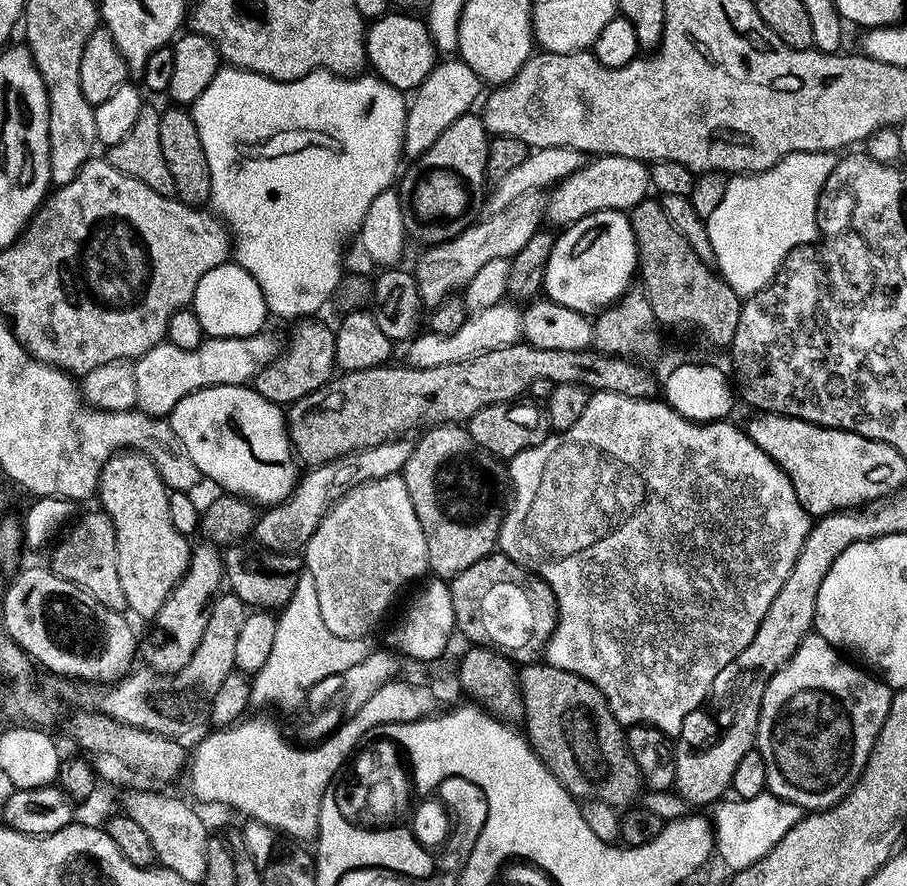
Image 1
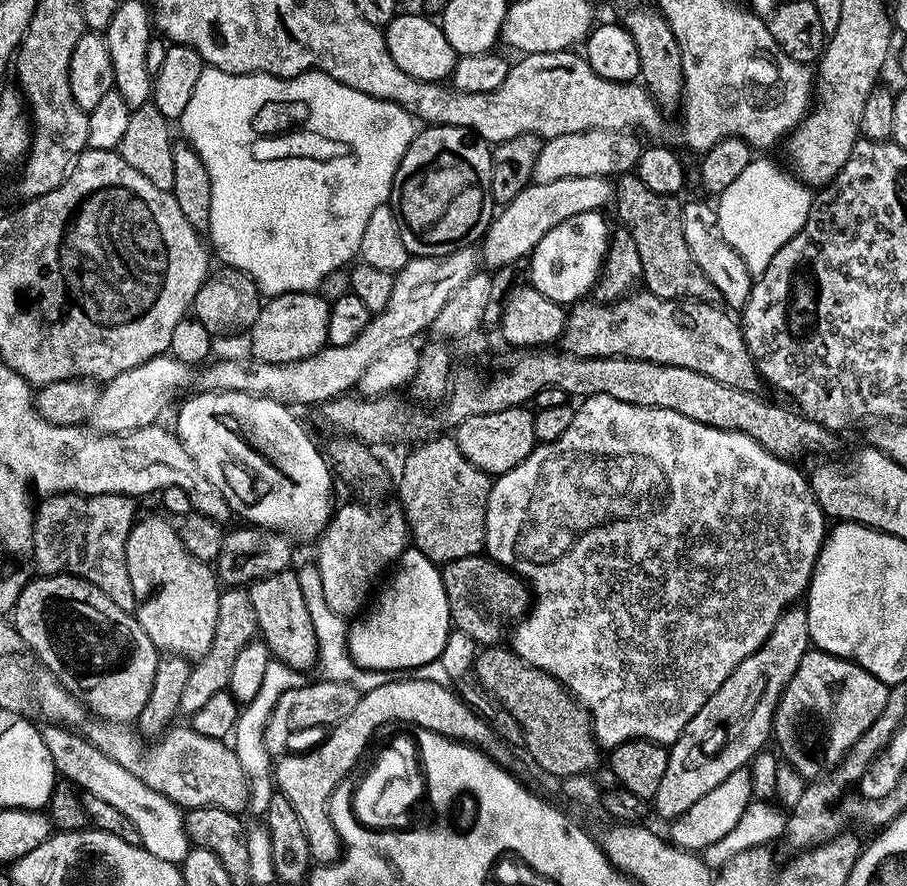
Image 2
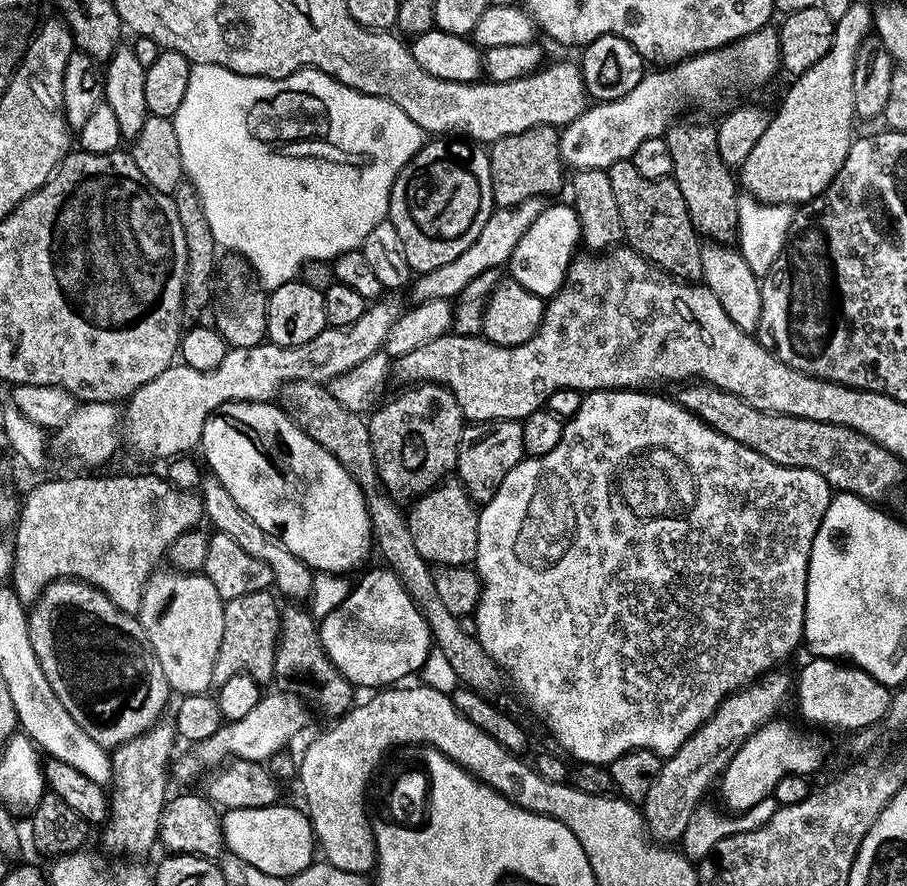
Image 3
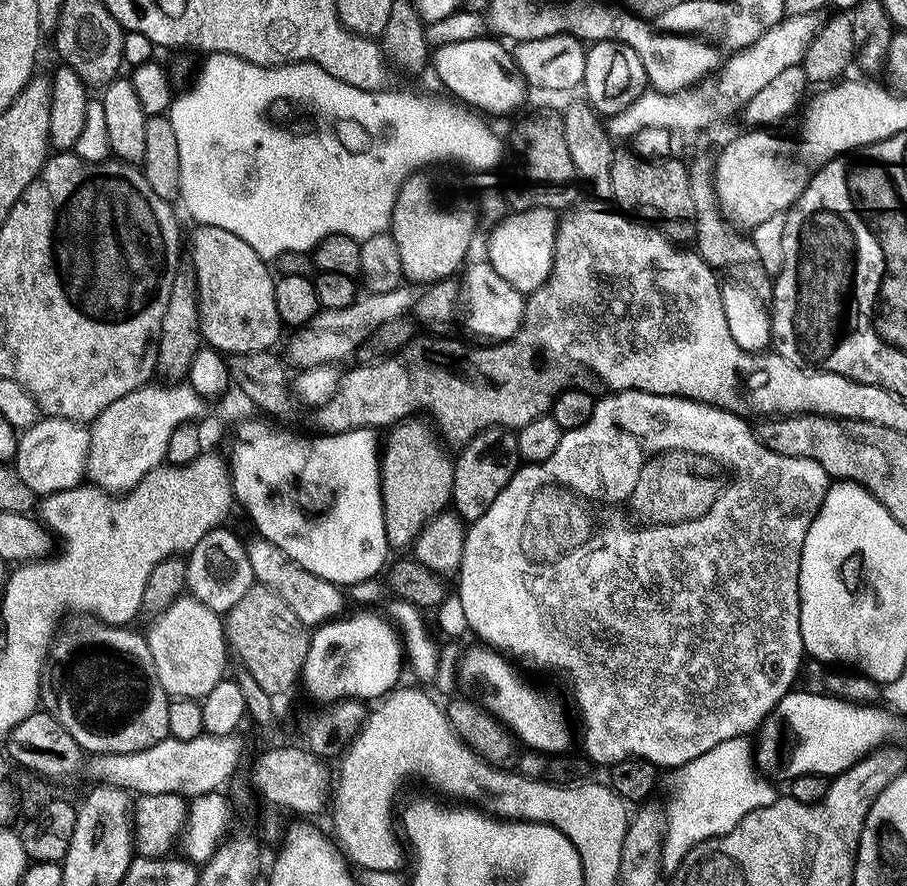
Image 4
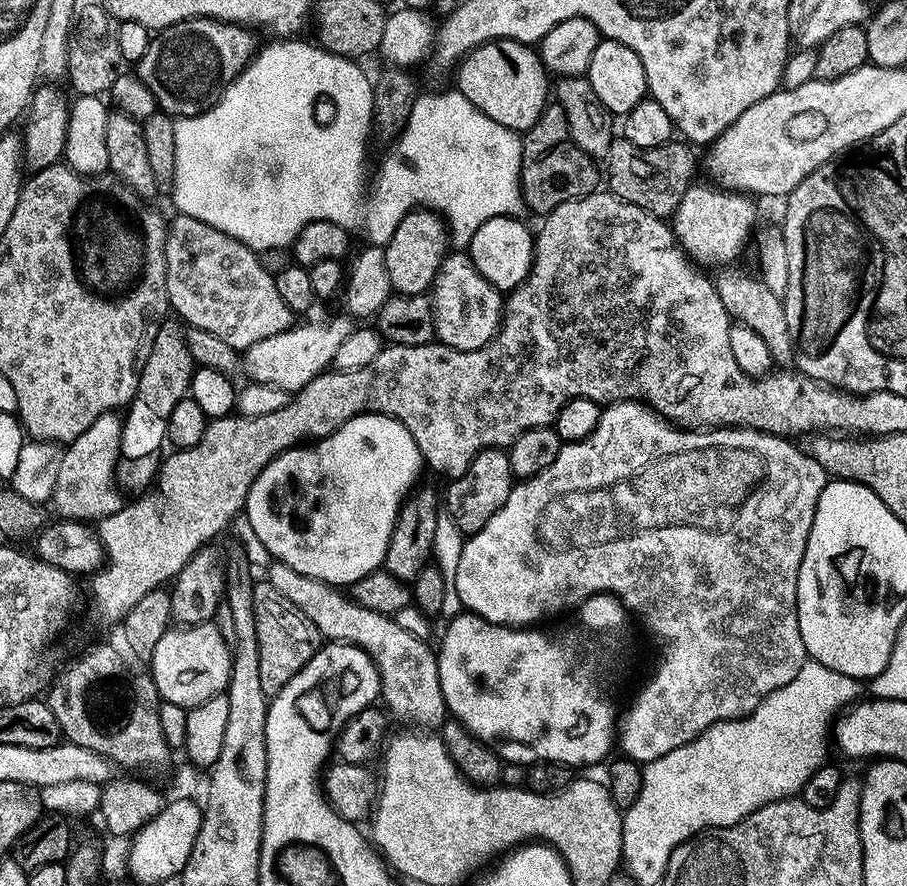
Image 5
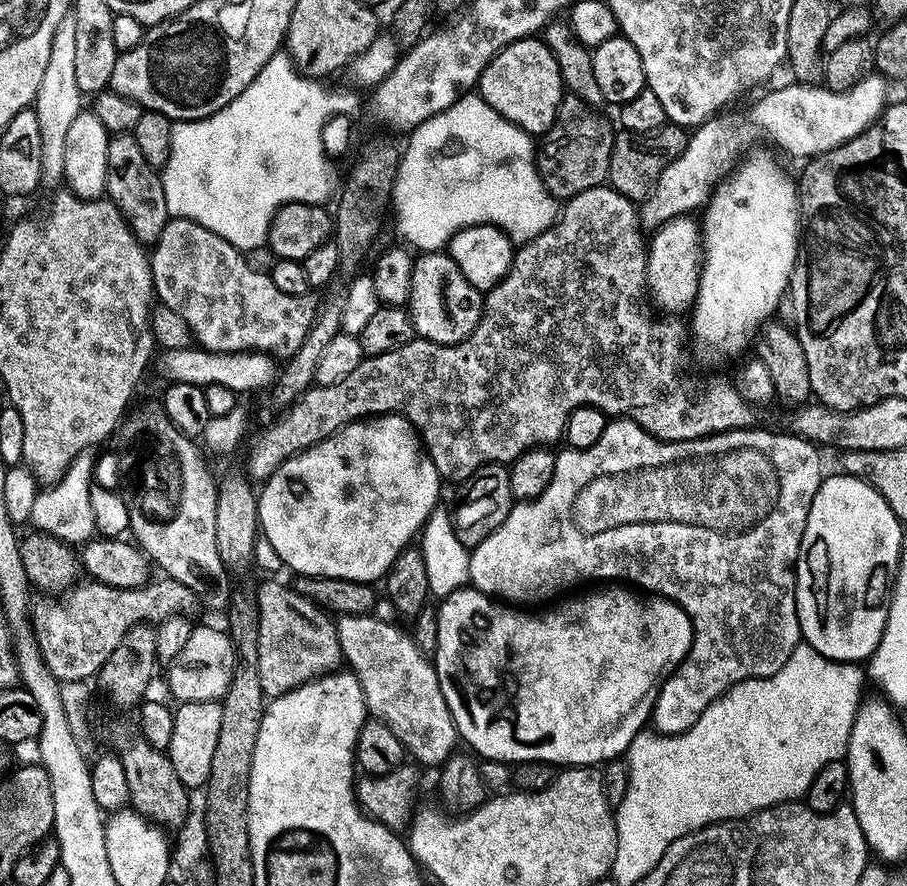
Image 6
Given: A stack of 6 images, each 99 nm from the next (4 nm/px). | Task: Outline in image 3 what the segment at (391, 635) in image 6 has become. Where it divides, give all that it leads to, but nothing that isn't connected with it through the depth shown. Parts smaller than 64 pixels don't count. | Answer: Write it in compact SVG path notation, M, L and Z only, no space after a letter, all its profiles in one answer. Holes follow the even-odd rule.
M208 474L203 477L202 499L207 523L212 523L211 527L215 531L224 532L230 538L234 538L234 542L238 542L238 546L242 546L242 550L246 550L246 554L251 554L254 558L262 558L268 563L272 571L275 591L281 597L283 597L282 595L286 596L290 602L304 602L311 597L313 569L294 554L290 554L290 550L286 550L286 546L282 546L282 542L278 538L264 532L262 526L258 526L258 522L254 522L254 518L250 518L250 514L246 514L240 509L238 502L234 502L234 498L230 498L226 486L222 486L222 482L217 476Z

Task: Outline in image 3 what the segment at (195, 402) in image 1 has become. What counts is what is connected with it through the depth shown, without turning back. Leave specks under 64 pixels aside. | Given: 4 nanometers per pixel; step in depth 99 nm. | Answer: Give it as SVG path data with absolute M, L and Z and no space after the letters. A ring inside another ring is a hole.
M243 400L242 402L223 404L210 418L206 418L206 426L202 430L202 438L198 448L199 451L204 451L204 460L212 467L209 468L211 475L217 476L222 482L222 486L226 486L230 498L234 498L234 502L238 502L240 509L246 514L250 514L250 518L254 518L254 522L258 522L258 526L262 526L264 532L278 538L282 542L282 546L286 546L286 550L290 550L290 554L294 554L299 560L306 562L308 567L317 573L348 574L351 568L358 567L367 558L368 551L370 553L373 551L374 533L368 513L368 501L364 491L360 488L360 483L349 474L348 468L338 458L334 458L334 454L330 454L322 446L318 446L318 442L314 442L314 438L306 435L275 403Z

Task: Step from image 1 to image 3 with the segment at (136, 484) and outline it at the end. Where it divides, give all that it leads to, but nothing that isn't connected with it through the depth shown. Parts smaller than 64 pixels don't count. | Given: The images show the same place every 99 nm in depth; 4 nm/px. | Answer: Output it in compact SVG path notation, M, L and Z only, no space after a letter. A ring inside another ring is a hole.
M153 571L144 584L144 593L138 619L148 636L154 654L158 654L158 662L162 662L162 674L166 674L166 682L173 693L189 696L195 692L208 692L213 687L215 659L222 643L224 629L224 605L218 590L214 590L214 582L200 572L168 572Z

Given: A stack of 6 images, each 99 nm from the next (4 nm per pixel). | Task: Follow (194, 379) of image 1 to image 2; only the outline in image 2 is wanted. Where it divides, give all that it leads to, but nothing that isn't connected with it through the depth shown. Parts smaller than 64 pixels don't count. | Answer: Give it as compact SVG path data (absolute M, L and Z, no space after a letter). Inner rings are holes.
M171 354L155 356L126 374L118 374L103 385L100 402L96 407L94 424L101 433L119 434L133 432L139 428L151 428L156 420L168 408L168 403L175 398L192 380L193 369L178 362Z

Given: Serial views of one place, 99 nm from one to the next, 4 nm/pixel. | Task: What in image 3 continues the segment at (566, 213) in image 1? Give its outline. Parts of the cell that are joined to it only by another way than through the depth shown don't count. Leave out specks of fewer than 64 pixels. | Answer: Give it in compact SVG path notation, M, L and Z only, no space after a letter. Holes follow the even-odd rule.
M537 198L522 202L516 208L496 208L490 222L482 226L482 234L478 234L474 246L462 250L462 254L458 254L454 262L446 262L446 266L438 266L438 270L421 272L413 279L410 285L413 301L452 300L459 297L461 290L470 286L470 282L474 282L474 278L478 278L486 270L499 269L500 264L507 265L514 254L514 246L518 246L518 240L522 238L522 234L530 230L530 224L534 222L534 218L538 218L538 214L545 207L545 201Z

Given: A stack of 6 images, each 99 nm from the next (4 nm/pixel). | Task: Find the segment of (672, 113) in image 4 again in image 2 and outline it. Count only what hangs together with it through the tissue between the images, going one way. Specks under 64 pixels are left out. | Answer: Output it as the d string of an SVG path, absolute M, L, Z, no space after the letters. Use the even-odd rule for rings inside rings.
M590 130L578 134L562 134L547 137L540 145L540 153L534 162L533 181L538 184L558 182L558 178L590 178L606 176L619 178L631 173L636 167L641 141L635 140L631 131L611 132L610 130Z

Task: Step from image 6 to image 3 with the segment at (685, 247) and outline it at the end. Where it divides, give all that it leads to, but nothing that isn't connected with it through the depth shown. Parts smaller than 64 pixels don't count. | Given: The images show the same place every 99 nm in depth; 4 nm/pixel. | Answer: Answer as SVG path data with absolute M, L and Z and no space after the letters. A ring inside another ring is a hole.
M854 2L850 10L846 10L840 20L836 21L834 42L821 60L814 62L810 70L791 81L792 85L784 92L780 100L780 109L771 113L769 126L763 131L762 138L758 139L750 154L738 168L738 180L747 195L755 196L763 204L787 204L799 206L807 204L818 194L822 194L834 182L838 170L842 168L850 146L855 139L854 122L854 66L855 56L858 54L862 42L873 31L873 9L867 8L860 2Z

